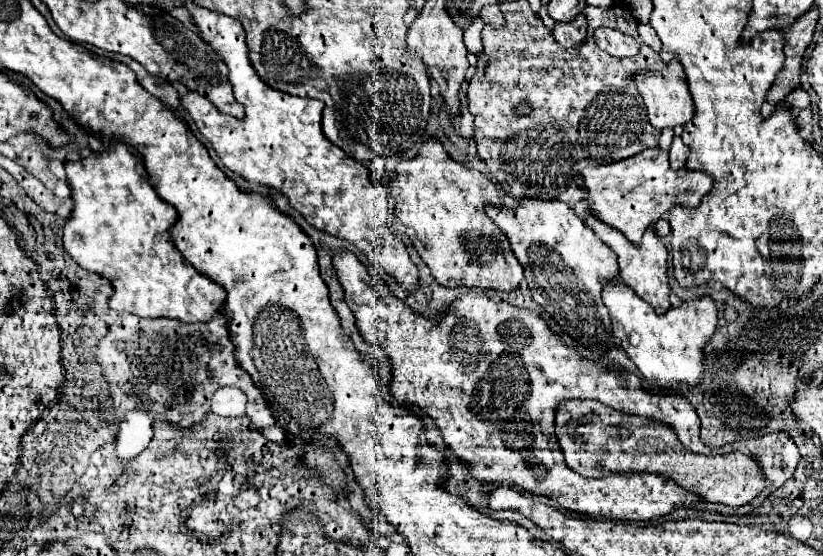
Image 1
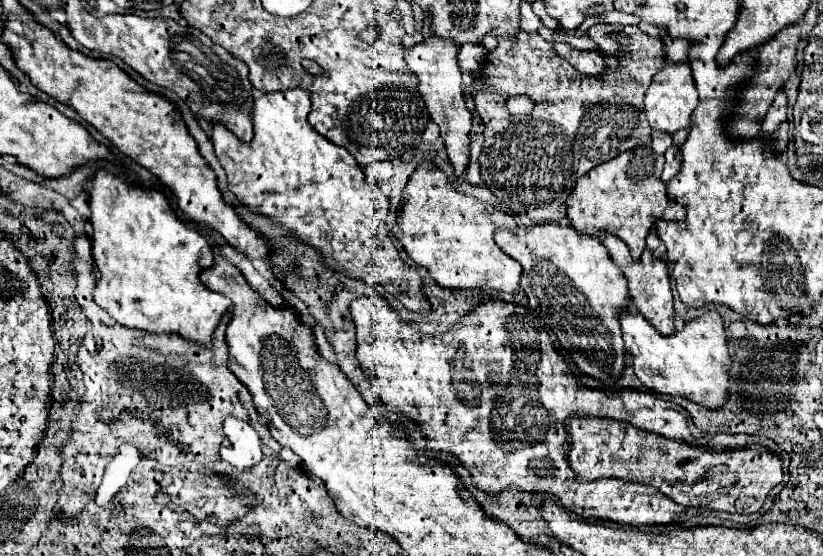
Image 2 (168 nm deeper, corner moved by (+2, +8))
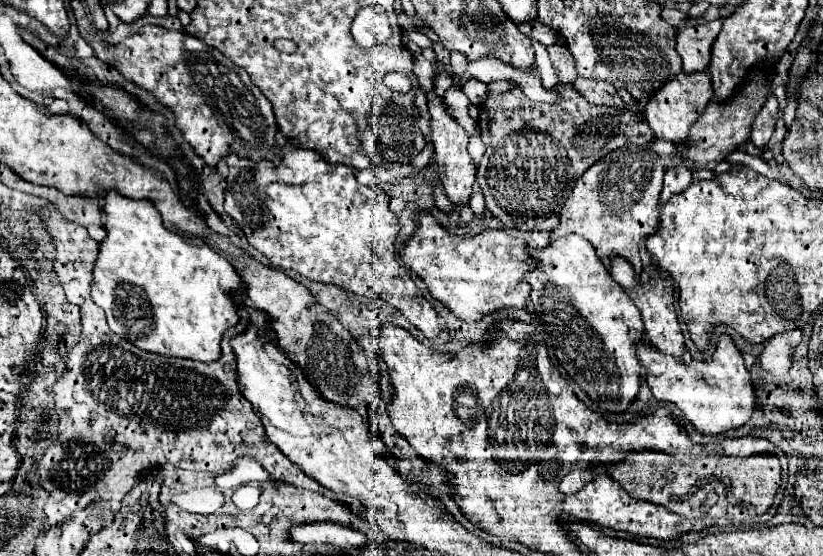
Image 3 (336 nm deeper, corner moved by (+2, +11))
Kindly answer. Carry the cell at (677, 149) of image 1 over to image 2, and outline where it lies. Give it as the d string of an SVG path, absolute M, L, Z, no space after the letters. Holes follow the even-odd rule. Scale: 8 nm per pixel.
M677 147L667 149L667 153L665 153L665 169L663 169L663 173L661 173L661 179L663 179L665 183L679 173L681 161L683 161L683 159L681 159L681 151L679 151Z

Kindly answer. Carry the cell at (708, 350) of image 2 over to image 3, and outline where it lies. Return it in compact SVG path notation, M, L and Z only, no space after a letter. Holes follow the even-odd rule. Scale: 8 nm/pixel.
M721 334L715 342L715 352L705 360L679 362L675 356L659 352L655 346L645 344L645 340L635 342L635 352L645 368L645 380L653 396L661 402L673 402L685 414L685 418L705 434L719 434L743 426L755 408L755 392L751 376L743 364L741 352L727 334Z

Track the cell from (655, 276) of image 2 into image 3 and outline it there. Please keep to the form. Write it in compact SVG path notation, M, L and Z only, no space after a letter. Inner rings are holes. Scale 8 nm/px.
M613 256L609 260L609 272L613 276L615 282L619 282L625 292L631 296L631 300L637 304L637 308L641 310L641 316L643 316L643 324L645 324L645 334L649 338L649 342L659 348L661 352L665 354L673 354L677 358L683 356L683 332L681 332L681 326L679 326L679 320L677 320L677 314L675 314L675 306L673 306L673 286L669 280L665 278L655 278L655 280L647 280L641 282L635 278L635 270L633 266L623 260L621 256Z

